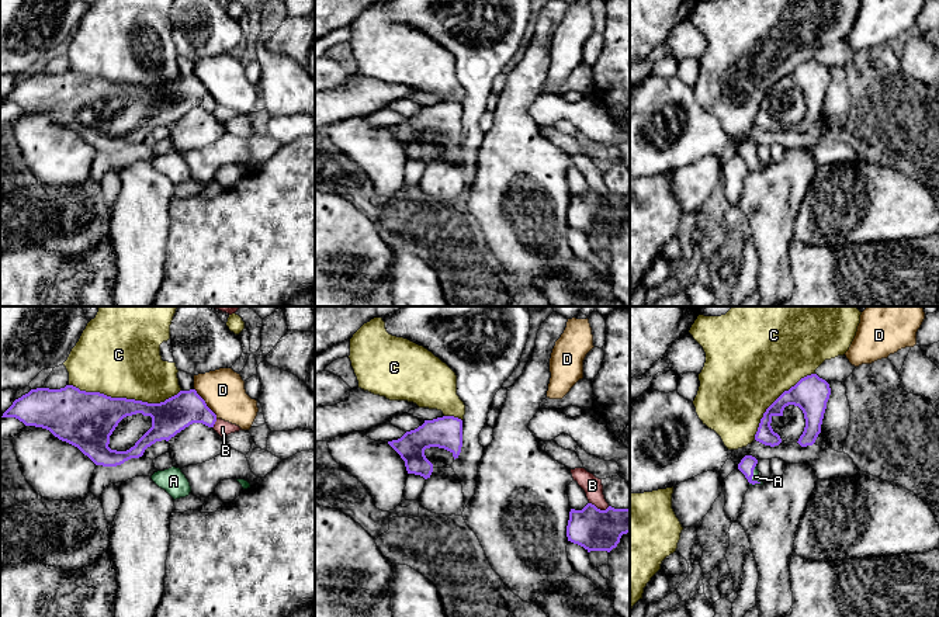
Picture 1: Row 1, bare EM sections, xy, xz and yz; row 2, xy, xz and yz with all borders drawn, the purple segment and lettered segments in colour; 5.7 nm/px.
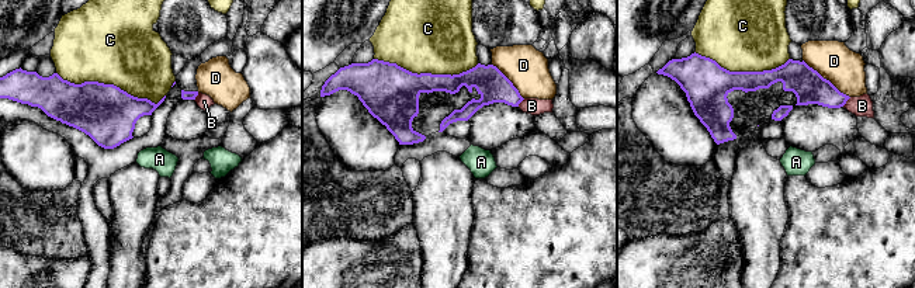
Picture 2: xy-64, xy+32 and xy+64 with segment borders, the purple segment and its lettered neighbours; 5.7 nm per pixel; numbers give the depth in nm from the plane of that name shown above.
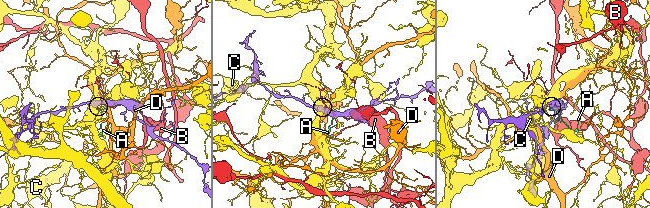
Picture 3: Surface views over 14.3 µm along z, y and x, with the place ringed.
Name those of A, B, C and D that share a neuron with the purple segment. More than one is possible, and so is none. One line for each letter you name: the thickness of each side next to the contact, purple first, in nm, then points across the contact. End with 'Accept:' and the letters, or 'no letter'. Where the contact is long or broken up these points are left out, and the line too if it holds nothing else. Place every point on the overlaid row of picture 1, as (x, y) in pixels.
A: Thickness 90 nm (purple) against 40 nm. Path across: yz (747, 465), (752, 475), (755, 477)
Accept: A

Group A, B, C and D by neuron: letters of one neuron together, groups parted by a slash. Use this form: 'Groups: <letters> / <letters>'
Groups: A / B / C / D

